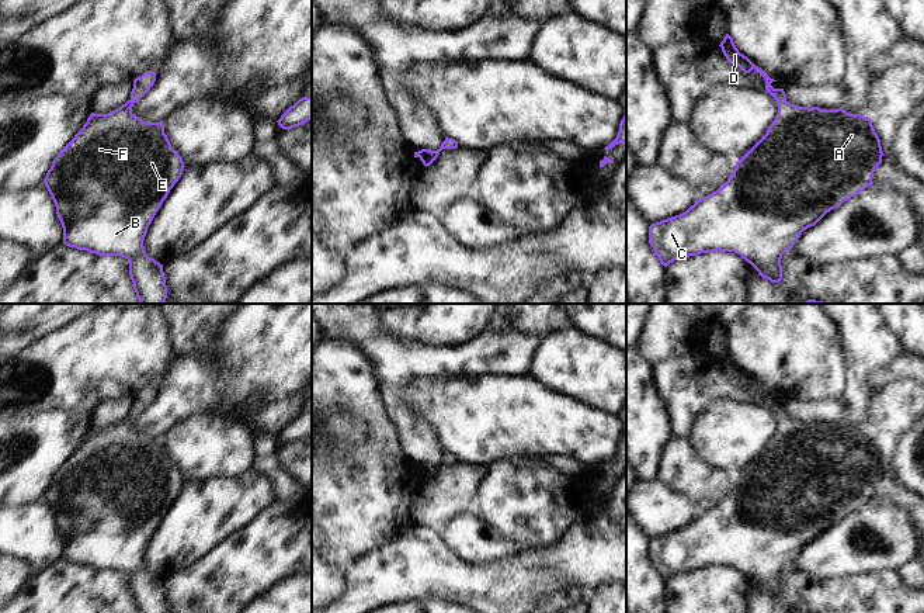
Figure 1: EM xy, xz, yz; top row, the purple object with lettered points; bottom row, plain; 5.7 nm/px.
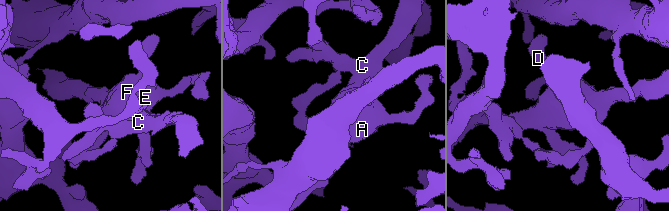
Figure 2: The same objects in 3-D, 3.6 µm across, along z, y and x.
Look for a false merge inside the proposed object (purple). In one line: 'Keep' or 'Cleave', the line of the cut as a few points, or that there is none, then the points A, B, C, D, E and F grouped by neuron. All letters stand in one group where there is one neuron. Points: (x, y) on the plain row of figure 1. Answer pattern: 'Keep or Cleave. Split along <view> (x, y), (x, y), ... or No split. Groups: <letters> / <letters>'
Keep. No split. Groups: A B C D E F

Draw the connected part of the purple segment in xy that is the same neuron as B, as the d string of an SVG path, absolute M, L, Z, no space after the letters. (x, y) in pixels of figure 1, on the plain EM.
M145 387L133 395L125 419L108 429L91 427L83 443L60 464L44 493L63 543L63 558L98 571L125 572L138 613L167 613L163 579L146 569L143 555L185 482L164 449L163 436L146 437L132 427L132 420L154 396L156 388Z

